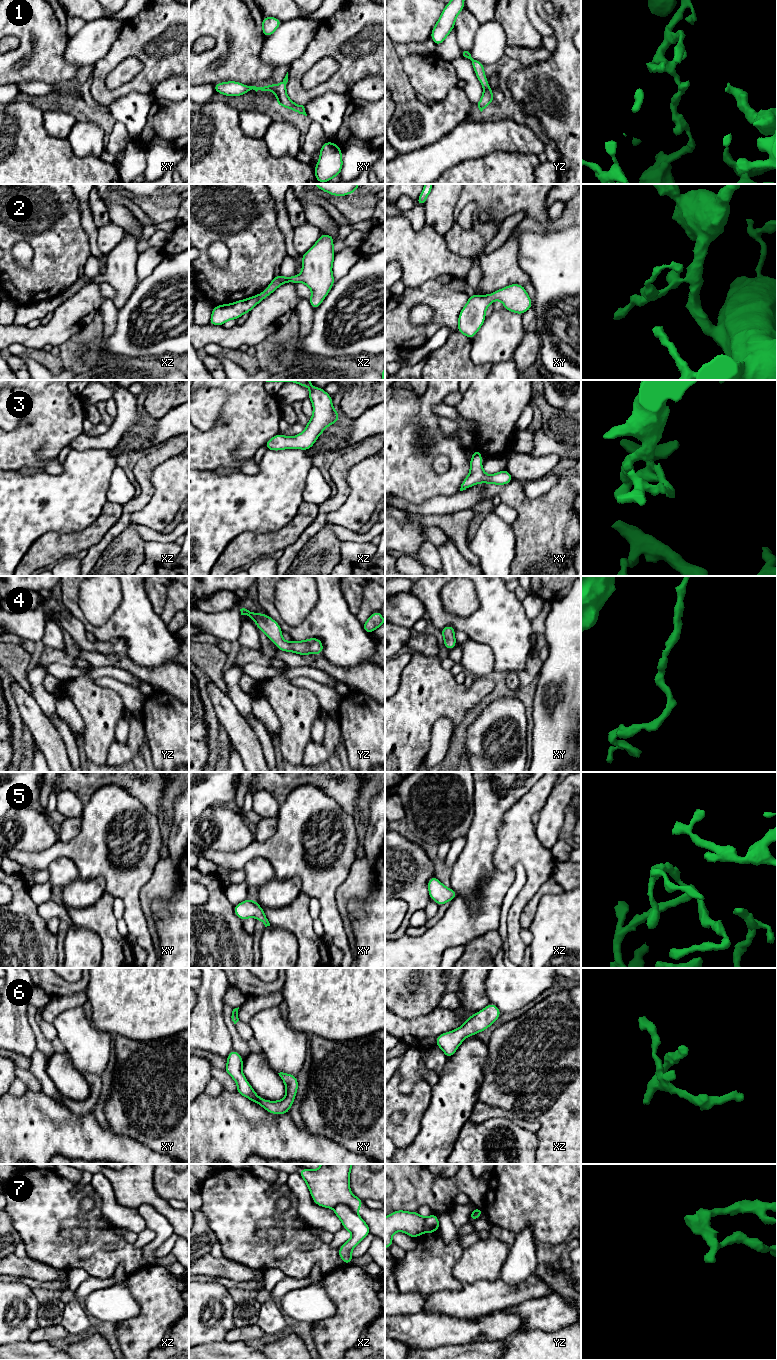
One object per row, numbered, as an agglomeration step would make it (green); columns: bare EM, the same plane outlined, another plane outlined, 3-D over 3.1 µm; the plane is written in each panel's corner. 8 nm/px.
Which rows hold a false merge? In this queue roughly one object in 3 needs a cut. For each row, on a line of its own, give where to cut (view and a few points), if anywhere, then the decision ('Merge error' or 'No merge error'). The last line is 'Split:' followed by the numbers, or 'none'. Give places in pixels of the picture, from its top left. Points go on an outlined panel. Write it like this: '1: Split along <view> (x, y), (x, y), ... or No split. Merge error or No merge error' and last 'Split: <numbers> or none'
1: No split. No merge error
2: No split. No merge error
3: No split. No merge error
4: No split. No merge error
5: No split. No merge error
6: No split. No merge error
7: Split along xz (333, 1208), (338, 1204), (346, 1204), (356, 1213). Merge error
Split: 7

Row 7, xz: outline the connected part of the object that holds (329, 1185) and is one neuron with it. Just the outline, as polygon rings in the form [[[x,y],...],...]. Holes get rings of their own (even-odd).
[[[321,1164],[316,1170],[301,1168],[299,1175],[305,1180],[315,1204],[333,1209],[338,1204],[346,1204],[357,1213],[364,1202],[350,1192],[349,1179],[352,1166],[353,1164]]]

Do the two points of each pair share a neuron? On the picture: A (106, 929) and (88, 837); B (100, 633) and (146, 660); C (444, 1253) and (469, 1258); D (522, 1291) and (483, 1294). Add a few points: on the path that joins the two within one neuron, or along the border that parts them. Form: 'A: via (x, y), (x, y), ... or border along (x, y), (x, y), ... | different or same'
A: border along (106, 891), (114, 897) | different
B: via (113, 632), (124, 632), (139, 647) | same
C: border along (464, 1249), (453, 1267), (453, 1276), (456, 1279) | different
D: via (512, 1294), (493, 1294) | same

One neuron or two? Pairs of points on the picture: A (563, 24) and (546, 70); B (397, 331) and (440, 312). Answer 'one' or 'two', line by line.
A: one
B: one

